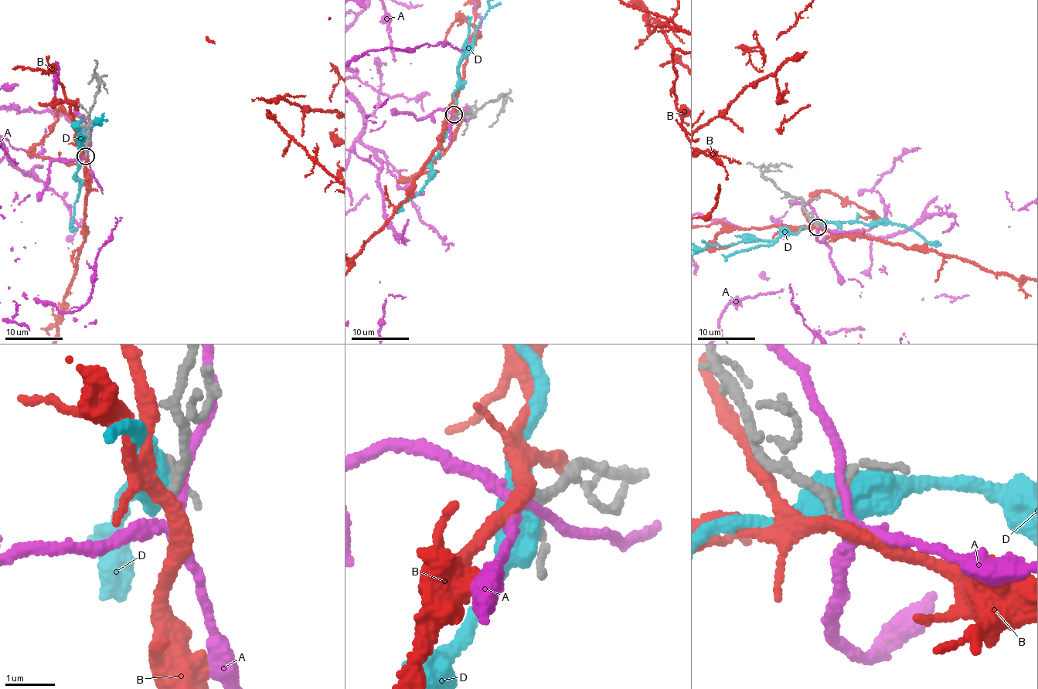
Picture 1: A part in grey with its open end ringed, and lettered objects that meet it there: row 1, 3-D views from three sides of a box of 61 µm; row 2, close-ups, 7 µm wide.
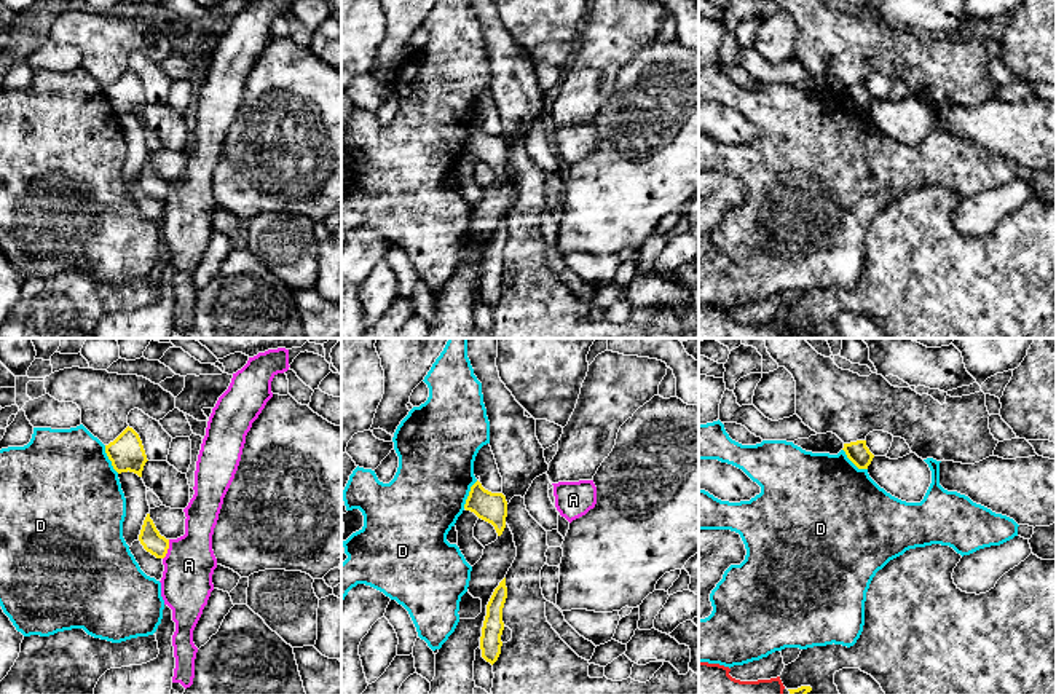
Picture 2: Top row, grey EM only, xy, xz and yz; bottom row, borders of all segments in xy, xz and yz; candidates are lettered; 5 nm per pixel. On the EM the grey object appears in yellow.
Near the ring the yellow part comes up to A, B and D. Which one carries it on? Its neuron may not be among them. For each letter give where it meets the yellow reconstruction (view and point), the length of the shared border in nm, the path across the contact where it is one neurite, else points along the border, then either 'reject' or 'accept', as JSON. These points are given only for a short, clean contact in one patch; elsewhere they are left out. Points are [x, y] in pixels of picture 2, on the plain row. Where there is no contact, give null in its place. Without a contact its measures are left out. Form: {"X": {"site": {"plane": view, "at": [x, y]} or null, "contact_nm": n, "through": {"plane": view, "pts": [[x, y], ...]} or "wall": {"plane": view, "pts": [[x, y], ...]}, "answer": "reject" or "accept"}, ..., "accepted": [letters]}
{"A": {"site": {"plane": "xy", "at": [168, 190]}, "contact_nm": 110, "answer": "reject"}, "B": {"site": null, "answer": "reject"}, "D": {"site": {"plane": "xy", "at": [109, 101]}, "contact_nm": 160, "wall": {"plane": "xy", "pts": [[104, 88], [110, 107], [118, 115]]}, "answer": "reject"}, "accepted": []}

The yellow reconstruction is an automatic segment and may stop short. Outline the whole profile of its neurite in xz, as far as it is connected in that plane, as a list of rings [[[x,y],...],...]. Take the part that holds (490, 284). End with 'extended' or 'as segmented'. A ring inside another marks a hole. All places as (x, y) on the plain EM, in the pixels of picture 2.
[[[506,220],[495,231],[488,247],[487,258],[482,270],[480,292],[482,300],[491,308],[498,303],[501,297],[501,278],[504,273],[502,250],[507,241]]]; as segmented

